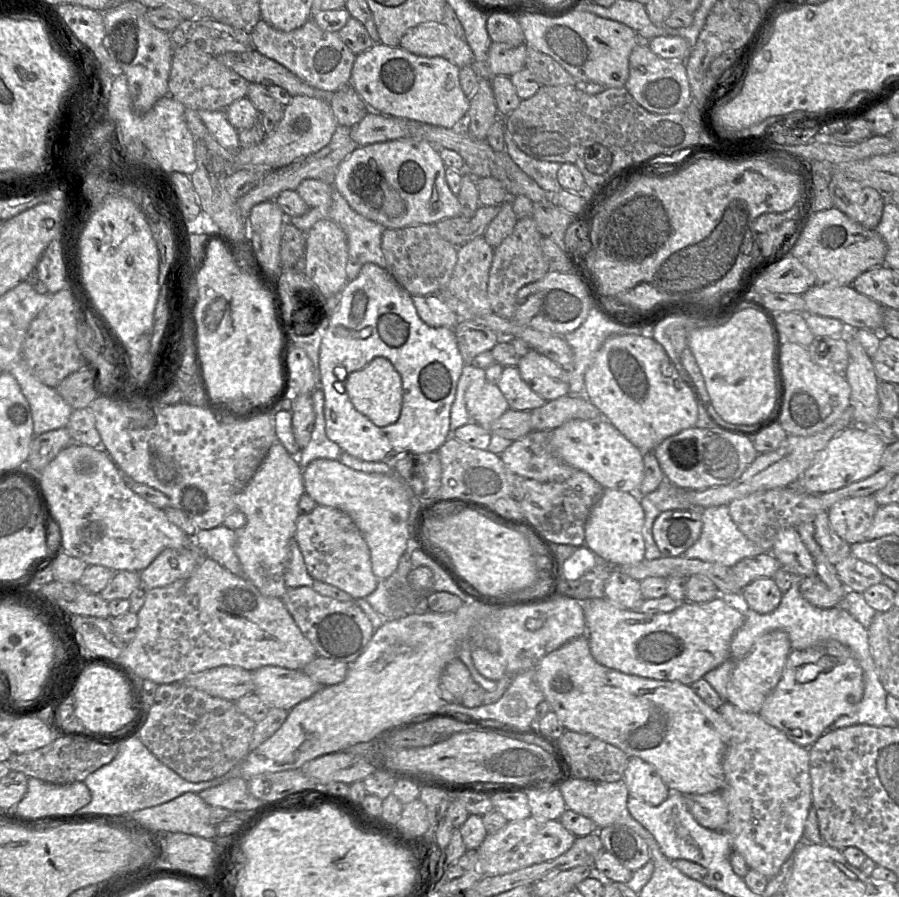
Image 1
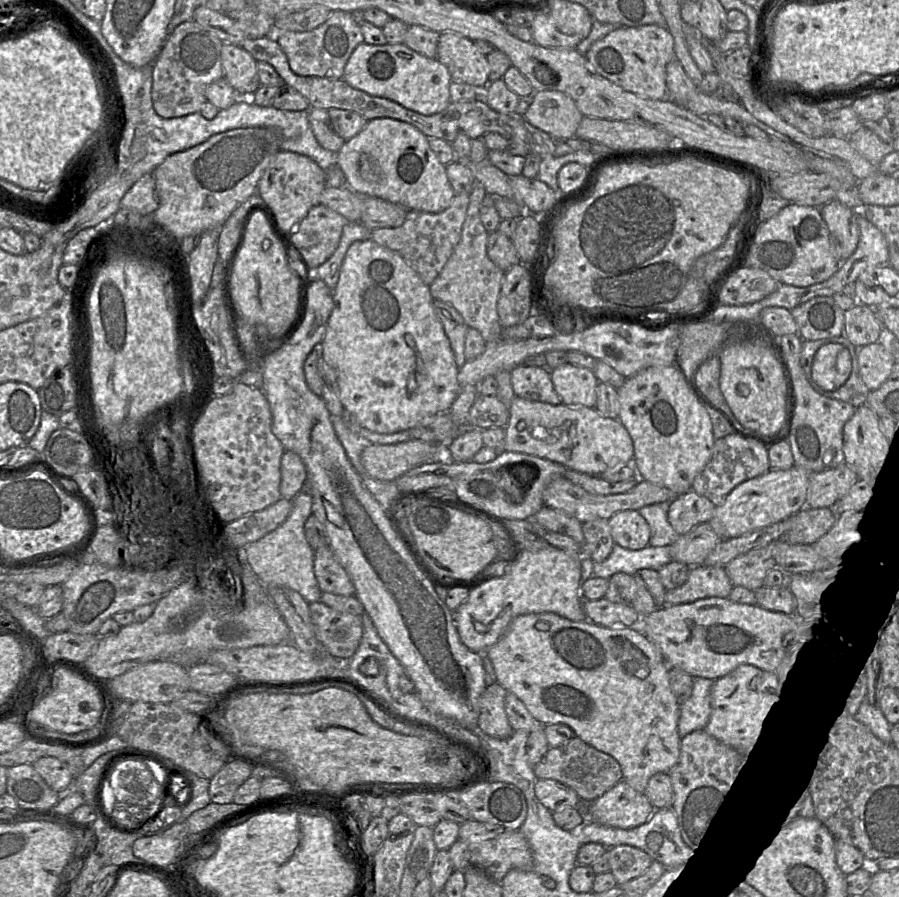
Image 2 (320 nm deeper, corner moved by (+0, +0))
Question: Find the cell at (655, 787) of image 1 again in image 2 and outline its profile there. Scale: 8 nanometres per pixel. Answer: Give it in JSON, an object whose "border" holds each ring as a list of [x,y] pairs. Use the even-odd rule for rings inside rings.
{"border":[[[621,780],[592,802],[588,802],[586,817],[589,821],[614,828],[630,829],[645,823],[654,807],[645,793],[638,792]]]}

